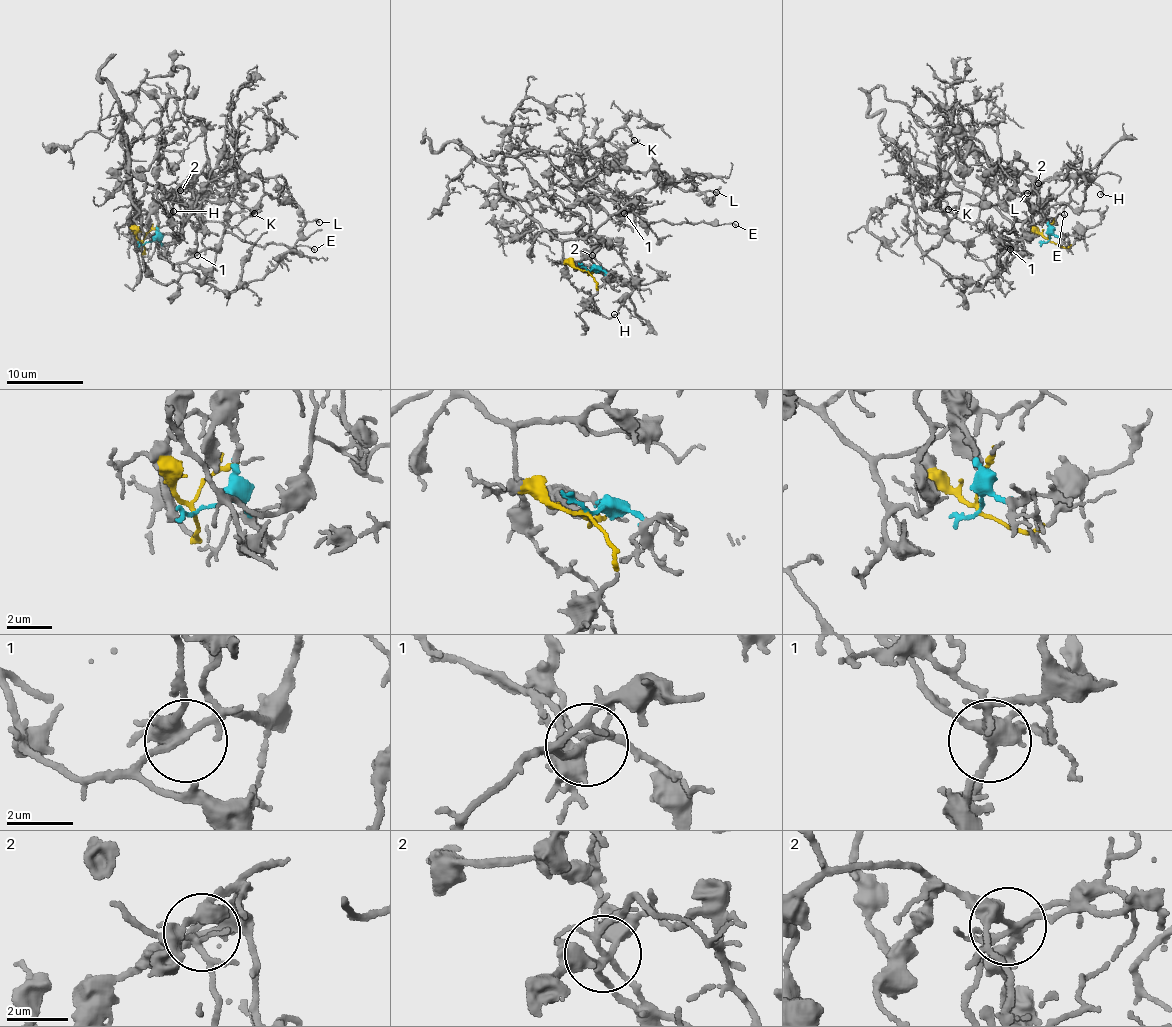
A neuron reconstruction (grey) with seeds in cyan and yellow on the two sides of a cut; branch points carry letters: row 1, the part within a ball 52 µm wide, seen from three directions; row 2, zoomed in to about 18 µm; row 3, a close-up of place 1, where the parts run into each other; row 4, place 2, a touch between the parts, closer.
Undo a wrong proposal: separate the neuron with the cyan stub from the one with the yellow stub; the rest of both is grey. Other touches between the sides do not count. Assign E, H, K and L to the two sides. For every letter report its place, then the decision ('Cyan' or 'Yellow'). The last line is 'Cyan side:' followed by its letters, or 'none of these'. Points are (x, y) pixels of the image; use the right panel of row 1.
E: Place: (1064, 214). Yellow
H: Place: (1100, 194). Yellow
K: Place: (948, 209). Yellow
L: Place: (1027, 193). Cyan
Cyan side: L

